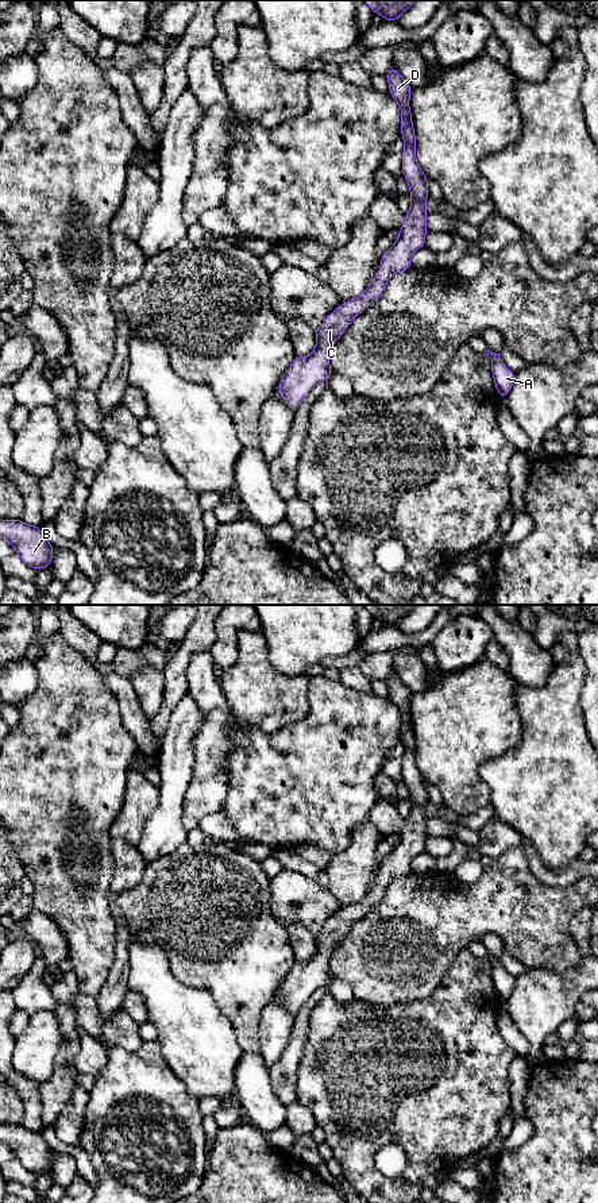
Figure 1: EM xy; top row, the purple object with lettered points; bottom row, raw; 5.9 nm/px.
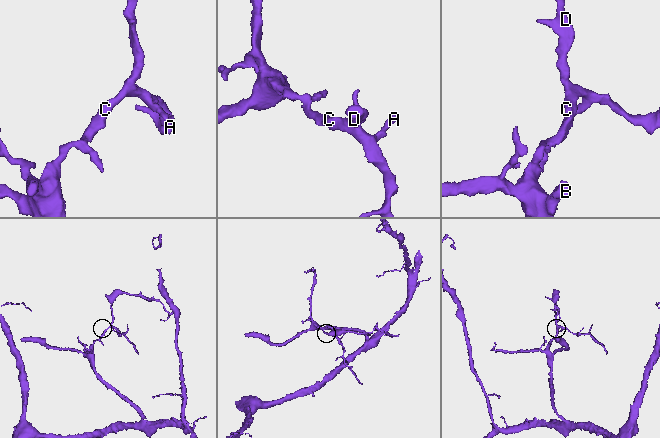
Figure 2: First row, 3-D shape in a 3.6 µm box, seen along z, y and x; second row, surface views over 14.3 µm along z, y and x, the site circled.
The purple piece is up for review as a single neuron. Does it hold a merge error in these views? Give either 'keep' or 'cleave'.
keep

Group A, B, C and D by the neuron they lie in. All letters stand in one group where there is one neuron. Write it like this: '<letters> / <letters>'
A B C D

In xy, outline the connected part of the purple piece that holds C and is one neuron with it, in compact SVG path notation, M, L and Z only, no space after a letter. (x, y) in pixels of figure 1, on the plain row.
M397 672L386 678L389 698L397 706L401 714L401 743L405 747L402 755L402 779L408 787L410 798L409 817L398 834L398 844L382 860L378 879L369 888L364 898L359 902L339 909L331 917L321 932L315 934L316 952L306 961L296 961L290 972L282 980L278 990L278 998L286 1010L296 1017L306 999L320 987L327 987L332 980L328 965L335 946L343 940L350 928L377 903L379 903L396 878L408 876L412 860L425 851L428 838L427 829L427 803L431 801L428 794L428 782L421 775L416 764L416 737L413 733L412 716L409 712L412 691L404 685Z

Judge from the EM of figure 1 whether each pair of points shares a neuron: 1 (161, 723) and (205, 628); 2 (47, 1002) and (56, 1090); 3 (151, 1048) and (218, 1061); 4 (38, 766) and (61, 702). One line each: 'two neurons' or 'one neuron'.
1: one neuron
2: two neurons
3: two neurons
4: one neuron

